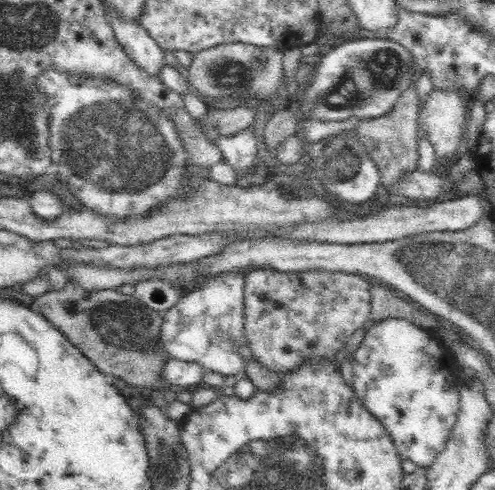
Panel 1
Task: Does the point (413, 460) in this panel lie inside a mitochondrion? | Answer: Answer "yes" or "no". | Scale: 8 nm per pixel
no

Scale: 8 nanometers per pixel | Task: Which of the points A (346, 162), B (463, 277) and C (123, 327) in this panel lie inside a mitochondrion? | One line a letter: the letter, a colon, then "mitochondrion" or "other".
A: mitochondrion
B: mitochondrion
C: mitochondrion

